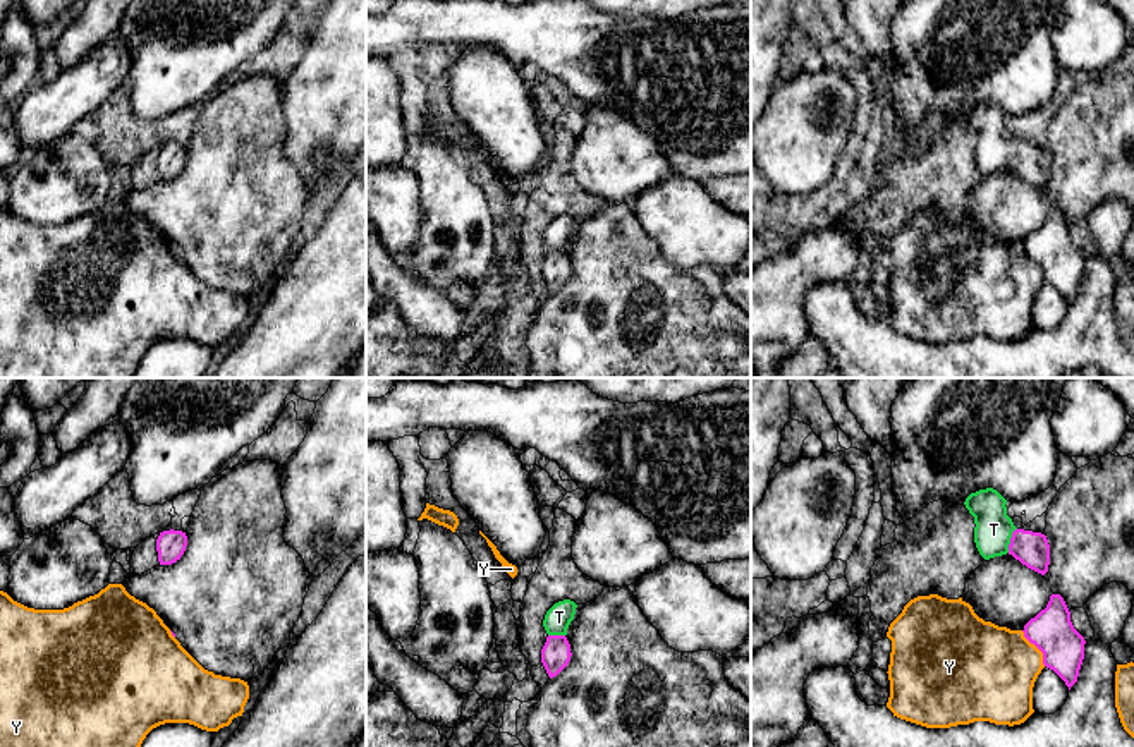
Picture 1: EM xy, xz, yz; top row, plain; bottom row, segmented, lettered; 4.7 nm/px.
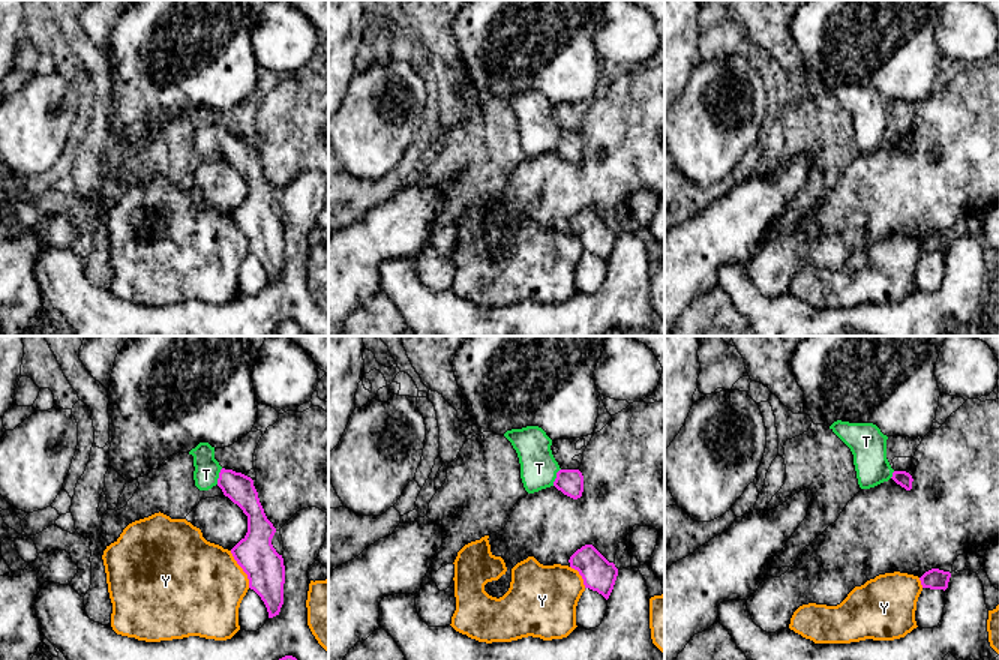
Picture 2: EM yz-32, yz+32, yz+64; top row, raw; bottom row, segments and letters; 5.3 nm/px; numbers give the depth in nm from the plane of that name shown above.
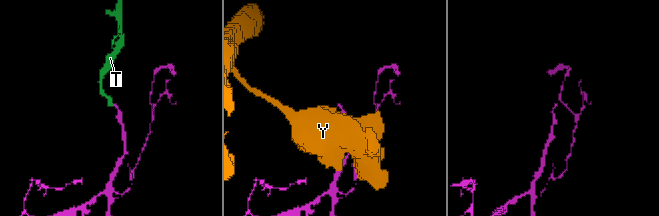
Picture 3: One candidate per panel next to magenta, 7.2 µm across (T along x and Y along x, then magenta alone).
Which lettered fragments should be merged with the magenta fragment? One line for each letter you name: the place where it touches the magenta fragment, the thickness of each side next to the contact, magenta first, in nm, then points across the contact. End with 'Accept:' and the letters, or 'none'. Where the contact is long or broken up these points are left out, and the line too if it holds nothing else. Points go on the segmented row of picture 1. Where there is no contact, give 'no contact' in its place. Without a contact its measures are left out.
T: contact yz (1011, 540); calibres 160 and 180 nm; way yz (1031, 548), (1011, 540), (993, 529)
Accept: T

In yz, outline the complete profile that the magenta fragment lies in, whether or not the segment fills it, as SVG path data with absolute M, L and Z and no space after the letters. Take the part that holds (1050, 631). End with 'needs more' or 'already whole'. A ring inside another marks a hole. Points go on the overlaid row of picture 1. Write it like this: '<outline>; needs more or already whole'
M1052 594L1046 608L1031 618L1022 632L1043 653L1043 665L1053 670L1070 690L1079 677L1086 641L1074 629L1064 598Z; already whole

